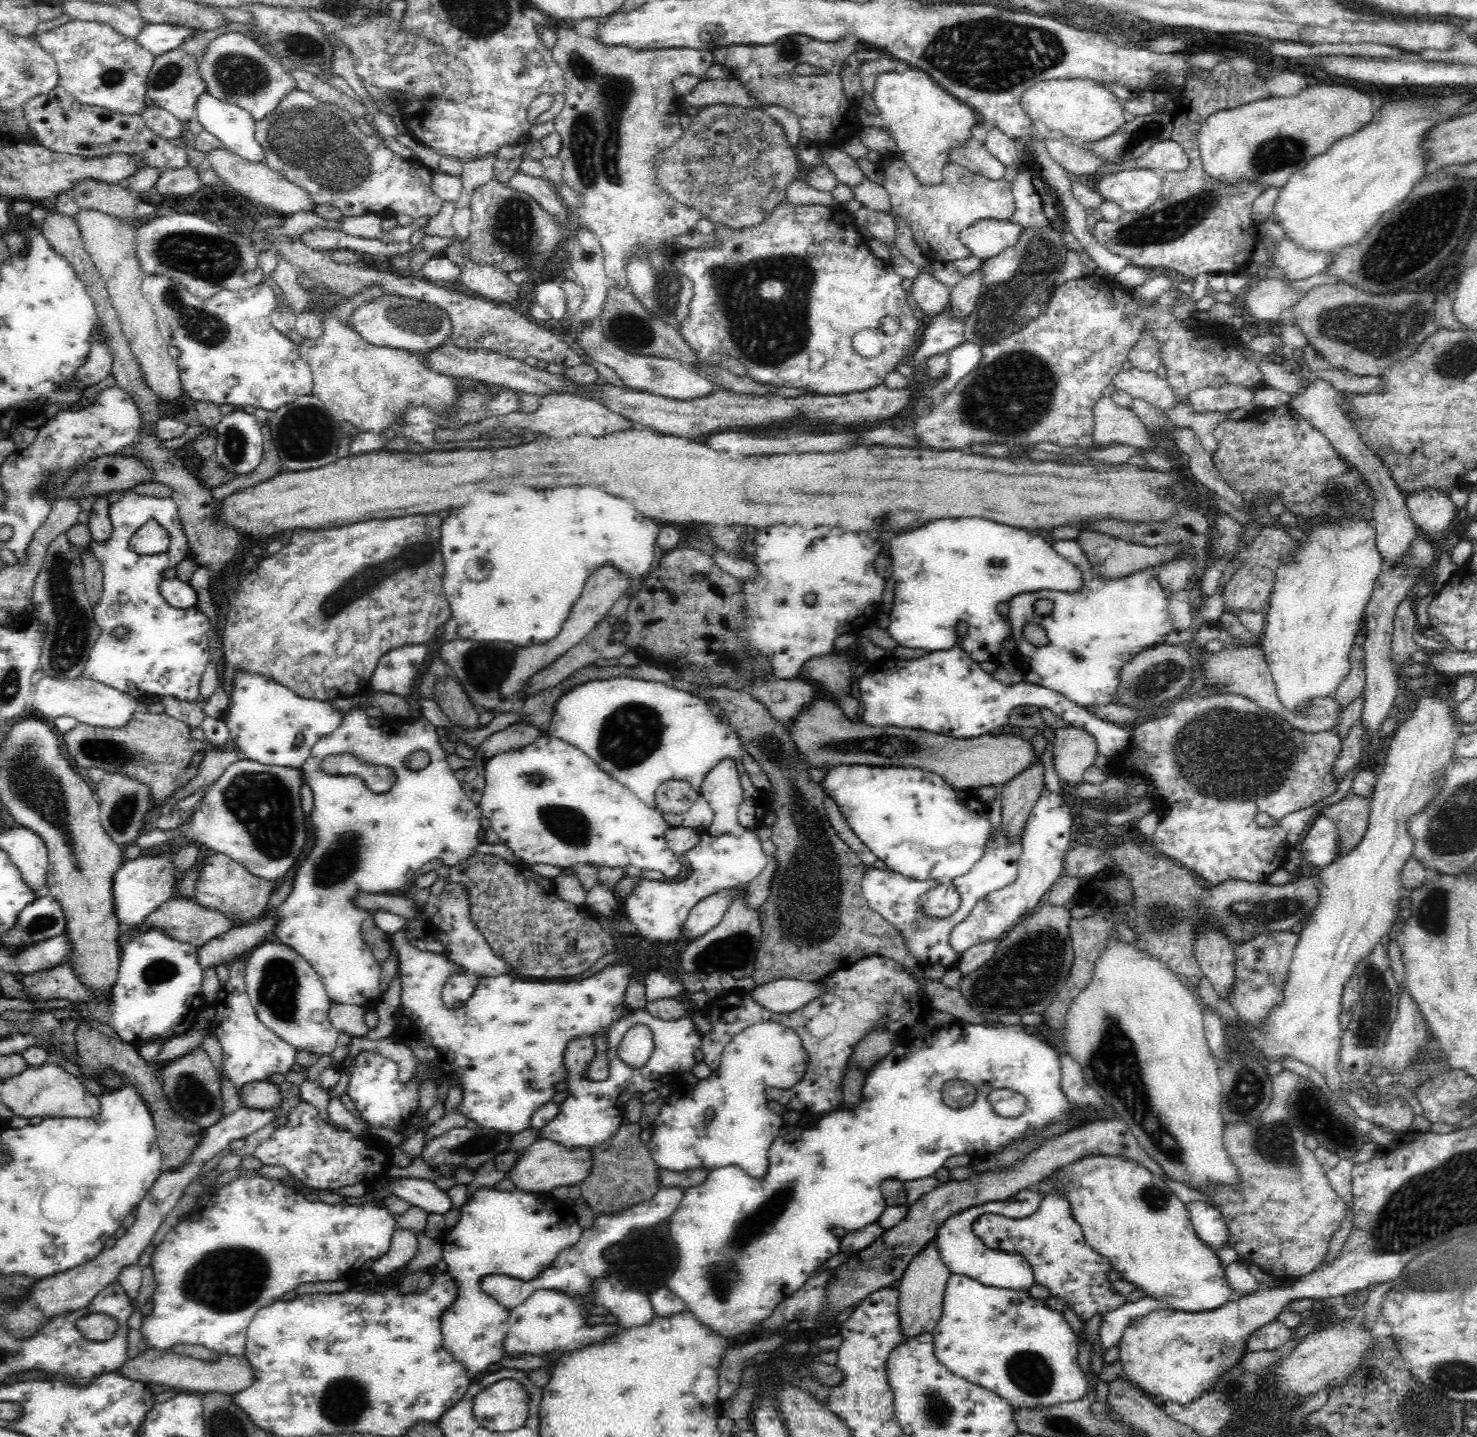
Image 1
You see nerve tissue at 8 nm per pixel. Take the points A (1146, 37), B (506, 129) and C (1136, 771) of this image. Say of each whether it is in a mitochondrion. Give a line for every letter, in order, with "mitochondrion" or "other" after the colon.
A: other
B: other
C: other

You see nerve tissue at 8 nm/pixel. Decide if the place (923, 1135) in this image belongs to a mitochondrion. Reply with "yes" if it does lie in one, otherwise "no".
no

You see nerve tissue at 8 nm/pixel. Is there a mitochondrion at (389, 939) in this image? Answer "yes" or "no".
no

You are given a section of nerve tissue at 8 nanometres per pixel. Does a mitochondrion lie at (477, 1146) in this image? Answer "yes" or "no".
yes

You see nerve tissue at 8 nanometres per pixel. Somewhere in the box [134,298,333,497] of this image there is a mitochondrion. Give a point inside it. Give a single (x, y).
(235, 443)

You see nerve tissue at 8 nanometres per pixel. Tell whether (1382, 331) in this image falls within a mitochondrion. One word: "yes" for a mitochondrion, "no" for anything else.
yes

